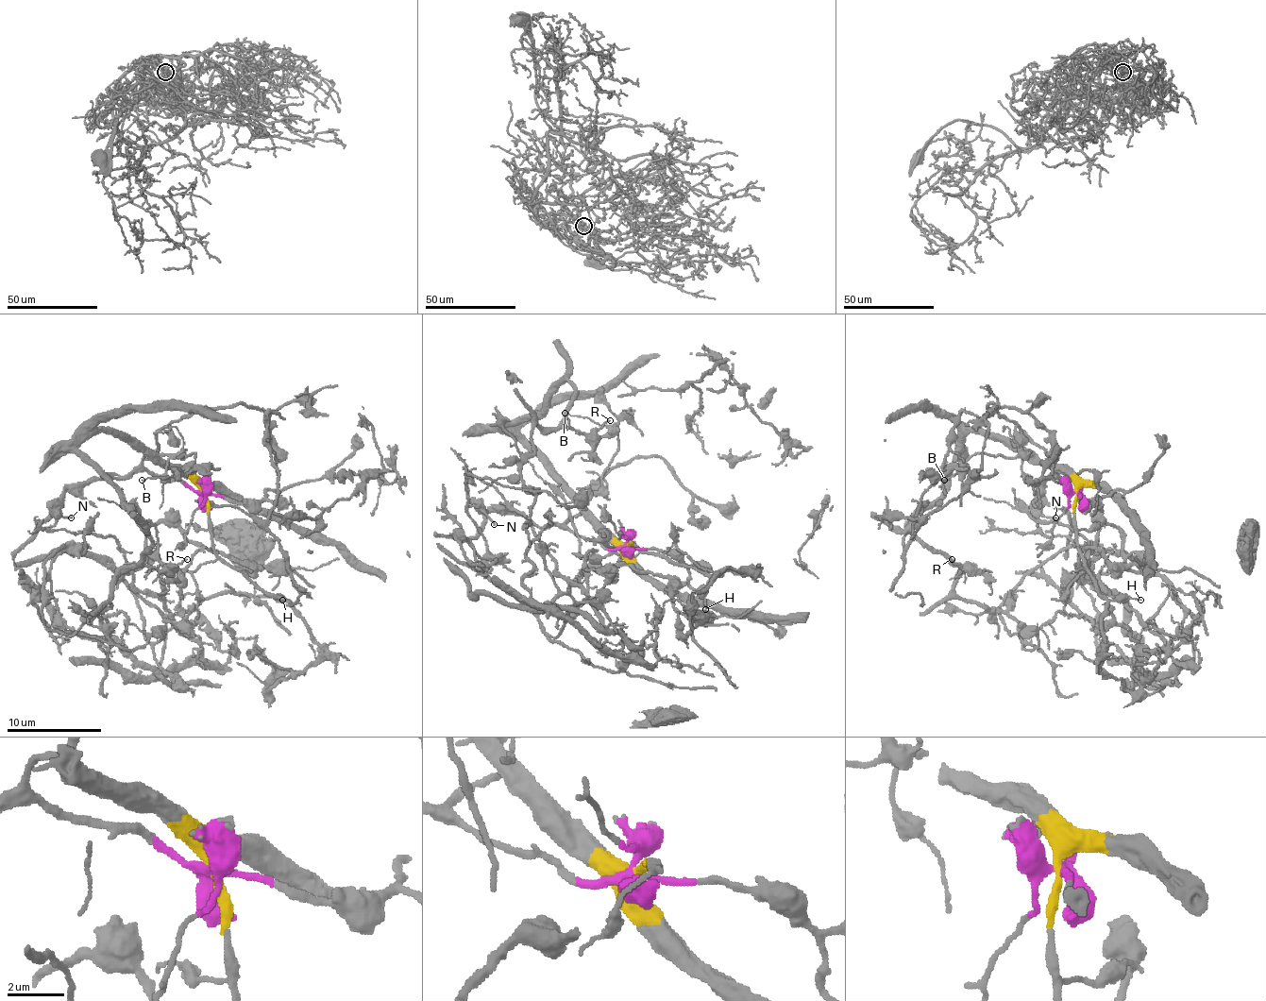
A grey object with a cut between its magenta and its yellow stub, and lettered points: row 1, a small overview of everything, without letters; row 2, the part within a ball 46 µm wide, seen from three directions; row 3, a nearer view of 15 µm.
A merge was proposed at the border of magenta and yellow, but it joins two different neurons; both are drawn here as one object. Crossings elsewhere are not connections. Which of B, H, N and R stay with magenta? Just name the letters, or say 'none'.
N

